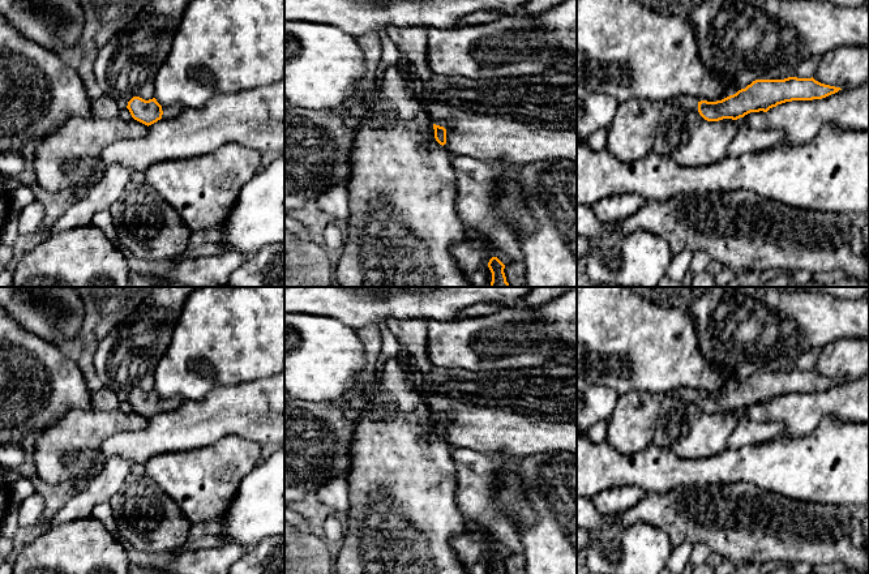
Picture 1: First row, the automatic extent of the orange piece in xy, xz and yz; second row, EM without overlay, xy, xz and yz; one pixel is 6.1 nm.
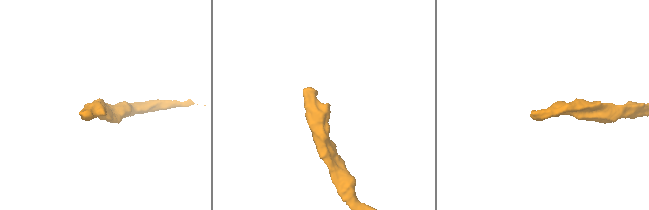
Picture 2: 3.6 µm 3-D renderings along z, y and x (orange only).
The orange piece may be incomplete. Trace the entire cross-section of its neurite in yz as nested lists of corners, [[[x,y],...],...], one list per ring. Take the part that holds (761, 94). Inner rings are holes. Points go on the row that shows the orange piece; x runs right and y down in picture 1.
[[[788,77],[784,80],[755,80],[736,94],[716,102],[699,102],[689,95],[677,95],[668,102],[686,110],[697,110],[707,121],[719,121],[723,119],[737,120],[750,112],[767,112],[785,102],[822,99],[839,90],[842,89],[821,83],[813,77]]]

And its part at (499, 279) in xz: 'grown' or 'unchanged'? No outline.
unchanged

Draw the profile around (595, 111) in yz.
[[[577,85],[577,142],[586,142],[594,132],[607,129],[617,106],[615,98]]]

